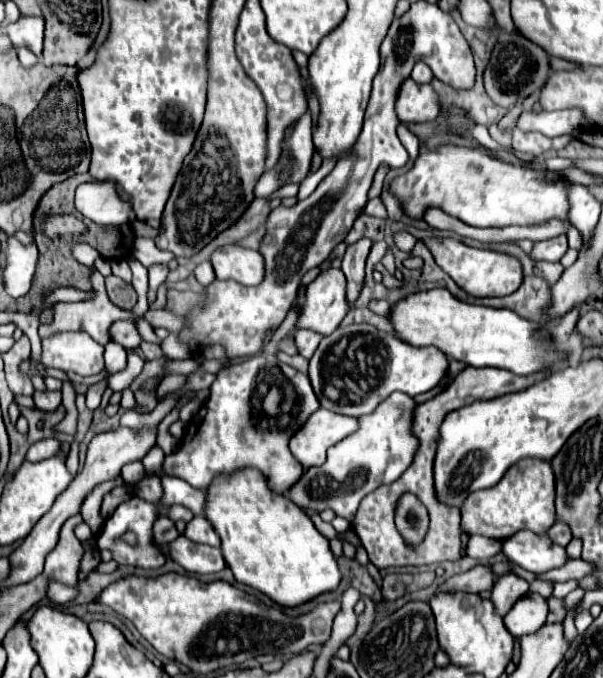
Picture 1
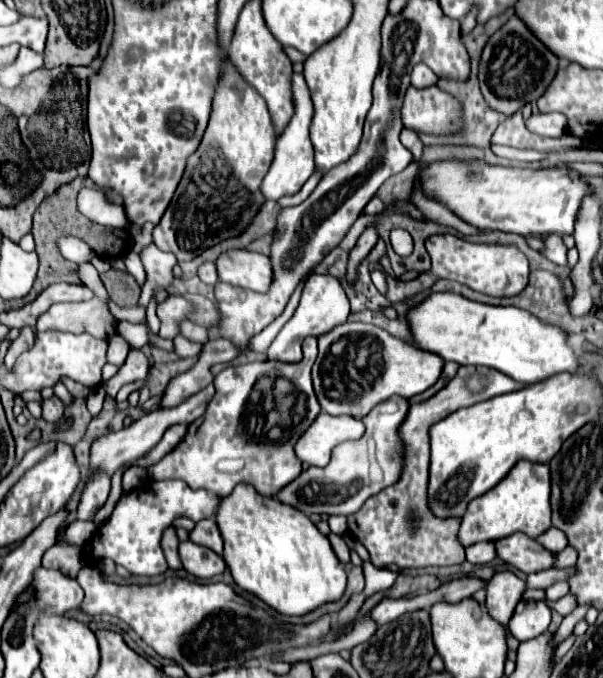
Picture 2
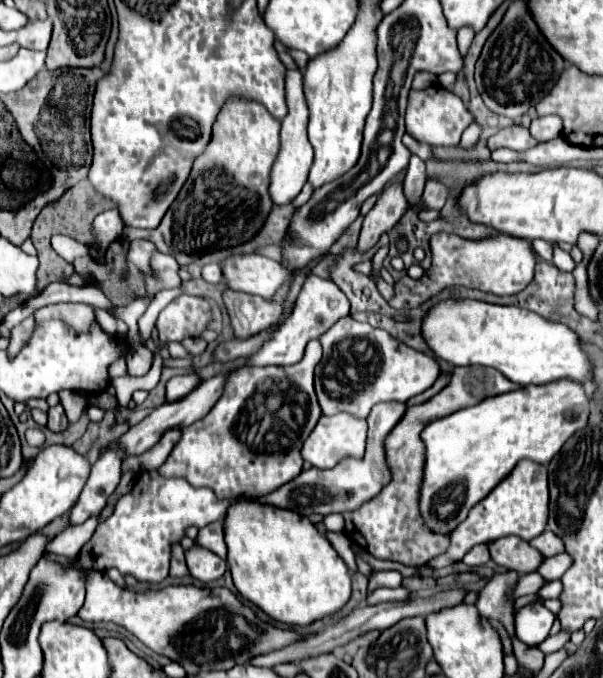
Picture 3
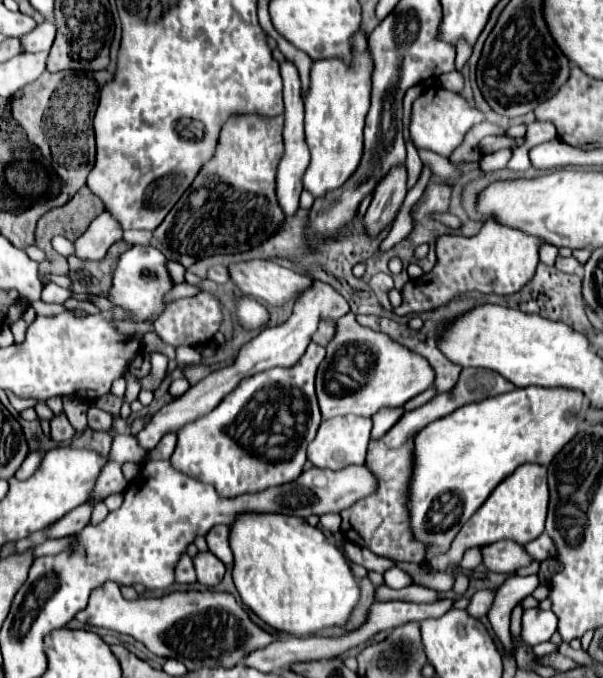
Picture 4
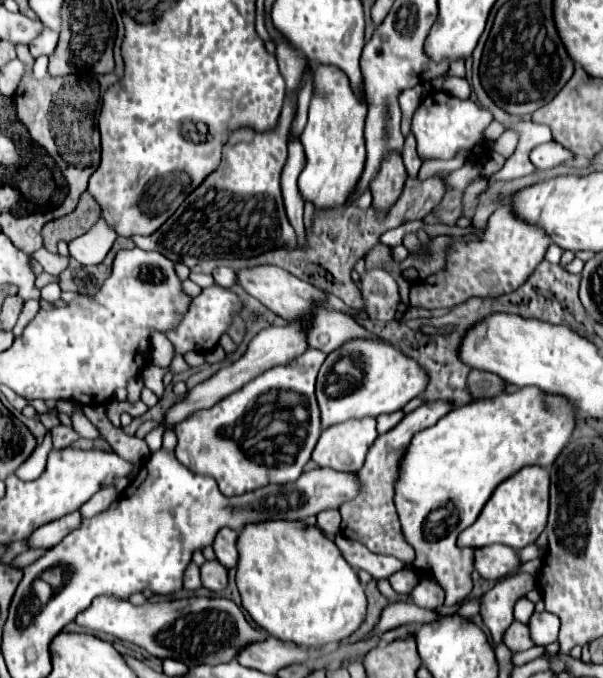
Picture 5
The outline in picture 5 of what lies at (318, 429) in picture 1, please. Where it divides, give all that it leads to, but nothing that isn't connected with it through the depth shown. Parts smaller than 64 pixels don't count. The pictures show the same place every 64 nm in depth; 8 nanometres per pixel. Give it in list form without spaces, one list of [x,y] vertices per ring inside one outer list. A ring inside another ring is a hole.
[[[374,418],[344,420],[344,424],[334,424],[332,428],[322,430],[316,450],[312,450],[312,460],[318,466],[328,466],[342,472],[358,472],[376,436]]]

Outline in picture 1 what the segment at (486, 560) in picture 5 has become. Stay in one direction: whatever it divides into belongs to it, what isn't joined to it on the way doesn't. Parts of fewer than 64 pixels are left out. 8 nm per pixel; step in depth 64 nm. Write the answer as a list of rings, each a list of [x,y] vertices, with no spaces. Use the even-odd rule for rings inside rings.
[[[520,530],[504,540],[502,550],[512,562],[534,574],[544,574],[568,562],[566,548],[560,548],[560,544],[552,544],[552,540],[548,540],[548,534],[536,536],[534,532]]]

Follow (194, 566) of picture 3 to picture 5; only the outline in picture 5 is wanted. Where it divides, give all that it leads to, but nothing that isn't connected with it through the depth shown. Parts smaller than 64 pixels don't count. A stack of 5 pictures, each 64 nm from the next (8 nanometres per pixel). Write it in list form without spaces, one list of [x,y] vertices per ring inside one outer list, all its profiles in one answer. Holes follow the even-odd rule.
[[[206,560],[200,566],[200,578],[202,578],[202,586],[206,586],[212,592],[224,590],[226,582],[228,582],[226,568],[218,560]]]

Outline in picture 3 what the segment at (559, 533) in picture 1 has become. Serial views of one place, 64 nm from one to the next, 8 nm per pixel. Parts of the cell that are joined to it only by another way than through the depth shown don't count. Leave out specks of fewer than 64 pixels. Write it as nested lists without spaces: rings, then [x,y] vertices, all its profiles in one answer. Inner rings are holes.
[[[542,532],[538,538],[534,538],[530,542],[534,548],[538,548],[546,558],[564,552],[564,542],[560,542],[560,536],[556,536],[554,532]]]

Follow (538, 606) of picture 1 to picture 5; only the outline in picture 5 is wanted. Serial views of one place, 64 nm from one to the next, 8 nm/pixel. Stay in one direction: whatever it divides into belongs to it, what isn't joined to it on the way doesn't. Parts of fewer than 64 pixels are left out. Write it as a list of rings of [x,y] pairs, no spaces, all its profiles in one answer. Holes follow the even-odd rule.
[[[534,612],[528,620],[528,628],[530,628],[530,638],[536,644],[548,646],[550,642],[558,640],[558,630],[560,630],[560,620],[550,614],[550,612]]]

